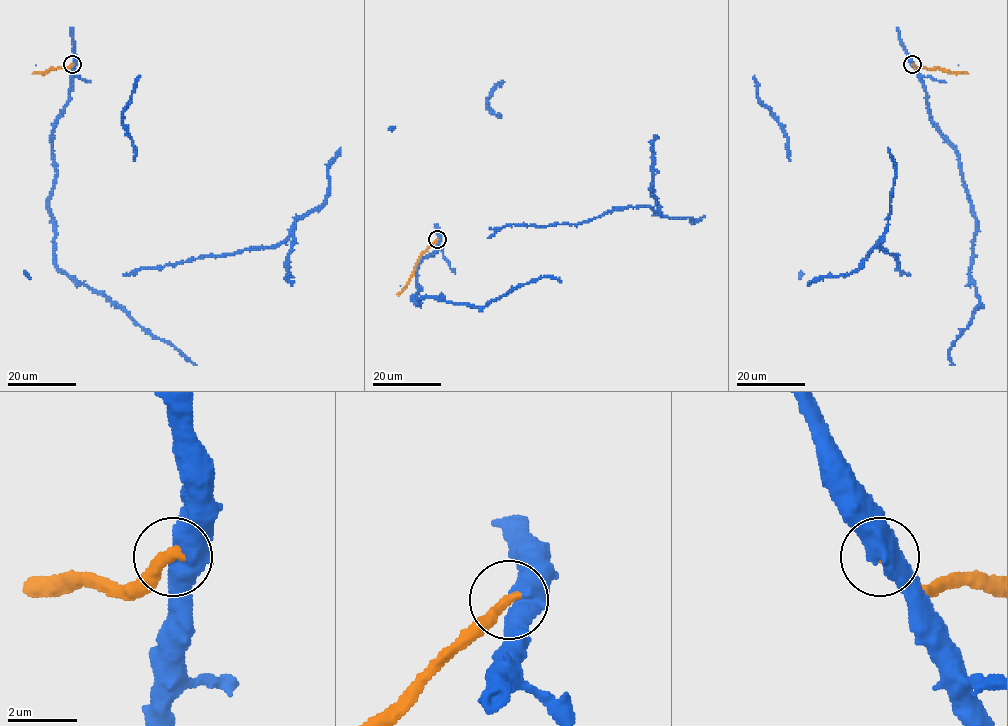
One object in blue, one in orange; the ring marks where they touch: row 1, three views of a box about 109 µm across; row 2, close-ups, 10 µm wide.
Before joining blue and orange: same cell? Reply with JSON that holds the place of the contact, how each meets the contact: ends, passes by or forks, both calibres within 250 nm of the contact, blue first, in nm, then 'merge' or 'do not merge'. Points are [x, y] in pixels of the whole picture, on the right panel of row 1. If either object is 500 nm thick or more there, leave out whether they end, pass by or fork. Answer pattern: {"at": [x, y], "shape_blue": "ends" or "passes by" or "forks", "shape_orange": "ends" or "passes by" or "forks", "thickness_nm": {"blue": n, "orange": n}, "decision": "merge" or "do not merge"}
{"at": [912, 64], "thickness_nm": {"blue": 600, "orange": 360}, "decision": "do not merge"}

